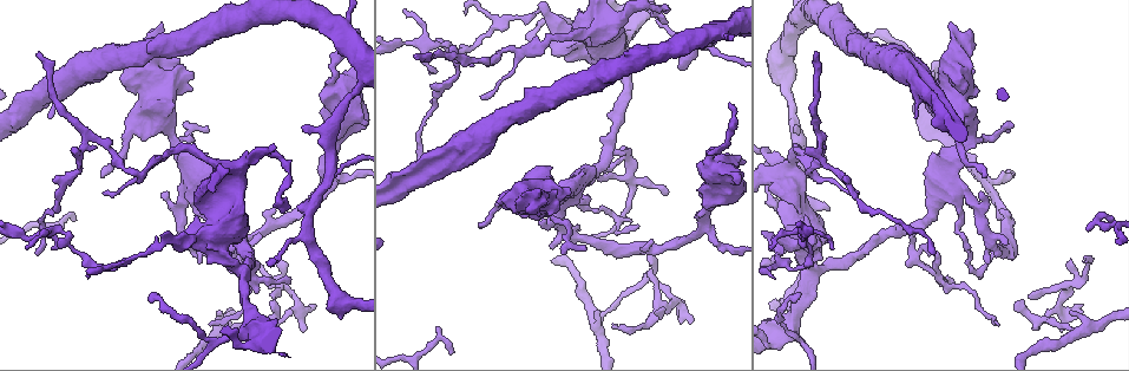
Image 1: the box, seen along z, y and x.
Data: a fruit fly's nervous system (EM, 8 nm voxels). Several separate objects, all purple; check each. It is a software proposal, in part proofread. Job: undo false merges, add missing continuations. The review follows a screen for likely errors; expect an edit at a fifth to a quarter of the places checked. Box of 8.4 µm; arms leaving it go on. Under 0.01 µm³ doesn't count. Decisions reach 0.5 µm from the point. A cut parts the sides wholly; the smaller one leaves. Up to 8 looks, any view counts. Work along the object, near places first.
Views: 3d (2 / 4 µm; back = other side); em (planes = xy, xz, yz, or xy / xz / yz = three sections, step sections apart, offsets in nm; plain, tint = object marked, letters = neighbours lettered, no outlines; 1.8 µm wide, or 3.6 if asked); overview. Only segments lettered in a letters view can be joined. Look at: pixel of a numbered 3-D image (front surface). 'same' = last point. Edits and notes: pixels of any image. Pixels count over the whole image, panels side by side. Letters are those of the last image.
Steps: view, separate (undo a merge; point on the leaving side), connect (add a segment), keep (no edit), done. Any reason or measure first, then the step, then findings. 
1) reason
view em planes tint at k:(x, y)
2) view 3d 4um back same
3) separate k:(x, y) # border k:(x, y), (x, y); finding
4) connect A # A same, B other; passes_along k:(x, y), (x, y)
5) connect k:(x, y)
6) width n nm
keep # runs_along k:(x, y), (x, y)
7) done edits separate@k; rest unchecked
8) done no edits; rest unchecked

an open end
view 3d 2um at 1:(151, 295)

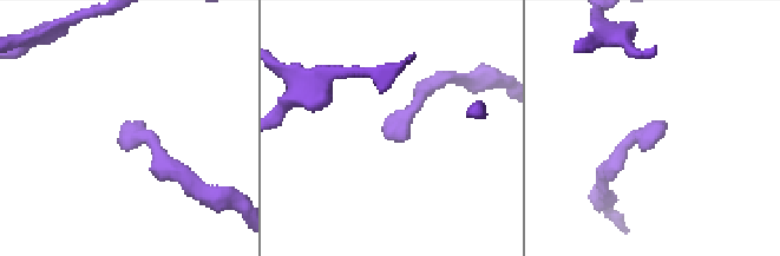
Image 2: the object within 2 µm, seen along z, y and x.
now the EM
view em xz step 16 letters at 2:(129, 123)

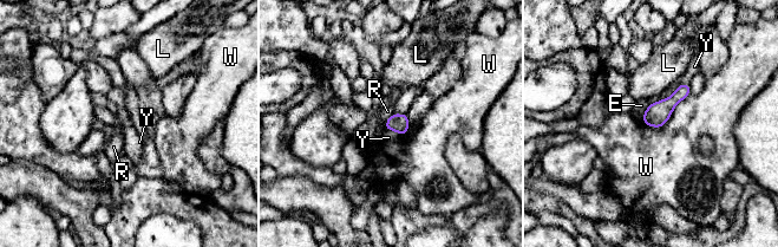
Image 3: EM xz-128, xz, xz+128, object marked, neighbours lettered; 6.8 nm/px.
view em planes letters same

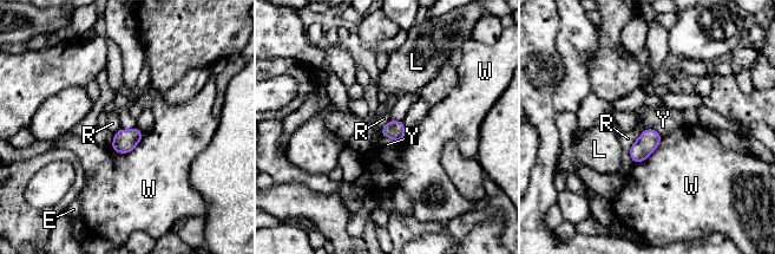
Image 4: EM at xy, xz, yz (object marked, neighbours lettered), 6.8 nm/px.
keep # E other, L other, R other, W other, Y other; none of them fits

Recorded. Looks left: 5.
sudden change in width
view em 3.6um xy step 4 letters at 1:(536, 200)

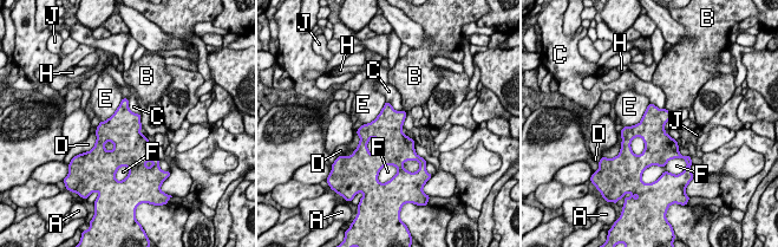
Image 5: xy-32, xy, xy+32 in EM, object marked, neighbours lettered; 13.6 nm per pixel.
keep # A other, B other, C other, D other, E other, F other, H other, J other; all the same neuron

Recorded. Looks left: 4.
view em xy step 16 letters at 1:(595, 313)

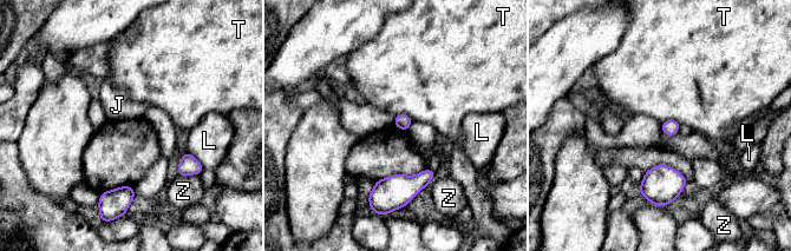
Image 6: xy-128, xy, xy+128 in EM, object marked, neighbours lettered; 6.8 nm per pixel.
cut it another way
view em planes letters same

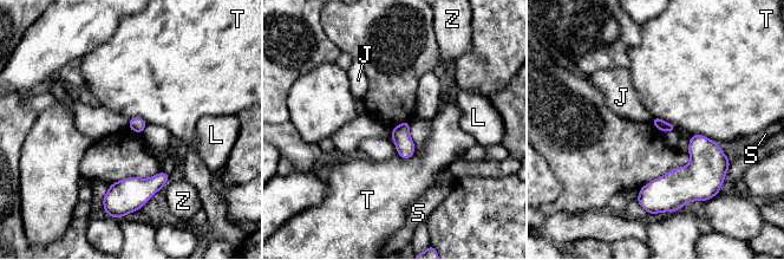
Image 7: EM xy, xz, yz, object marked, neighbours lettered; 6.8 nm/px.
keep # J other, L other, S other, T other, Z other; border 7:(653, 116), (677, 125); none of them fits

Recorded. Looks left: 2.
done no edits; rest unchecked

